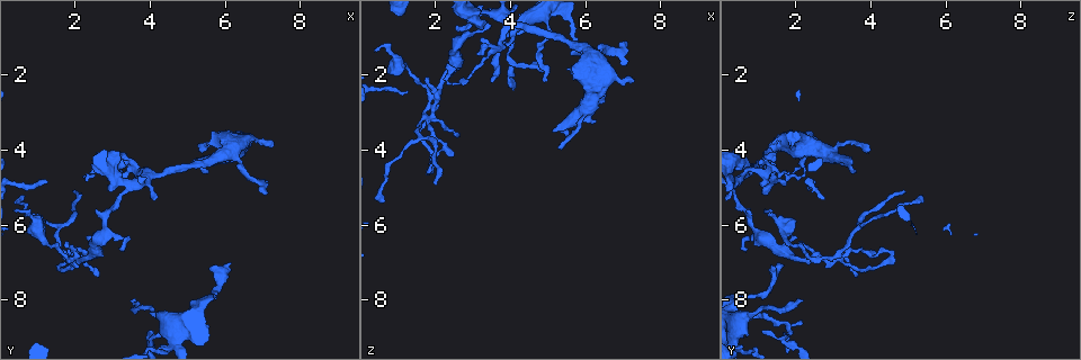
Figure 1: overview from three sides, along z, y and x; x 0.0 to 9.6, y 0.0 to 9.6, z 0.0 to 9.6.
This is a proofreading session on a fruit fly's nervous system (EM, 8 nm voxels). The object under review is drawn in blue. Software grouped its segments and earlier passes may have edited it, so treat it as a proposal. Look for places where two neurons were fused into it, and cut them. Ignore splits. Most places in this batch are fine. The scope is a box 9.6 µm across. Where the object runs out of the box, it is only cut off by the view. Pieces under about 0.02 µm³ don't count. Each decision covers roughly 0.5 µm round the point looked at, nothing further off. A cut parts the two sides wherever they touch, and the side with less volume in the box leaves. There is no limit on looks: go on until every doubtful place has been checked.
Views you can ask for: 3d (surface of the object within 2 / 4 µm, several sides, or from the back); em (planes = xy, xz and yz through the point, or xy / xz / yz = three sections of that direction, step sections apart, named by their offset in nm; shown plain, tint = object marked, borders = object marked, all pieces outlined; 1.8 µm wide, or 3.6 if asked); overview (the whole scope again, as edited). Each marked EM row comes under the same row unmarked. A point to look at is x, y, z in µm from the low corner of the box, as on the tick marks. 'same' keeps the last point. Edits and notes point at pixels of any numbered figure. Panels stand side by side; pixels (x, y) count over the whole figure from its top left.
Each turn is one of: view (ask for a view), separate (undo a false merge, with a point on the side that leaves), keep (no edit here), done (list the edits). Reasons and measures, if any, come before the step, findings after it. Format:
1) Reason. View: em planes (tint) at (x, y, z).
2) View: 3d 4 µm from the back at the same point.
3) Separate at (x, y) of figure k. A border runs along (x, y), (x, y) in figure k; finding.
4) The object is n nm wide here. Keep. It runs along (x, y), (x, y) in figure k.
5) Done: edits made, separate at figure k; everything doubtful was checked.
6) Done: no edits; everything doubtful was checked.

Sharp bend. View: em xz step 4 (tint) at (4.90, 8.75, 1.85).

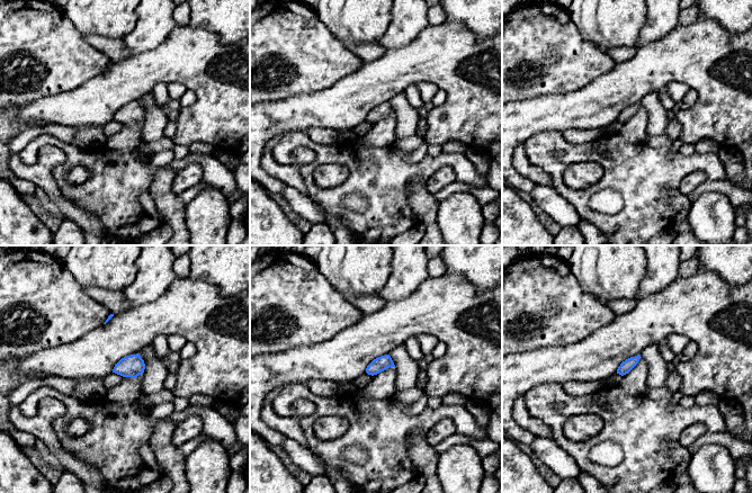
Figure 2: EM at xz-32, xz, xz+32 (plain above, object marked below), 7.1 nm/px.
View: em planes (borders) at the same point.

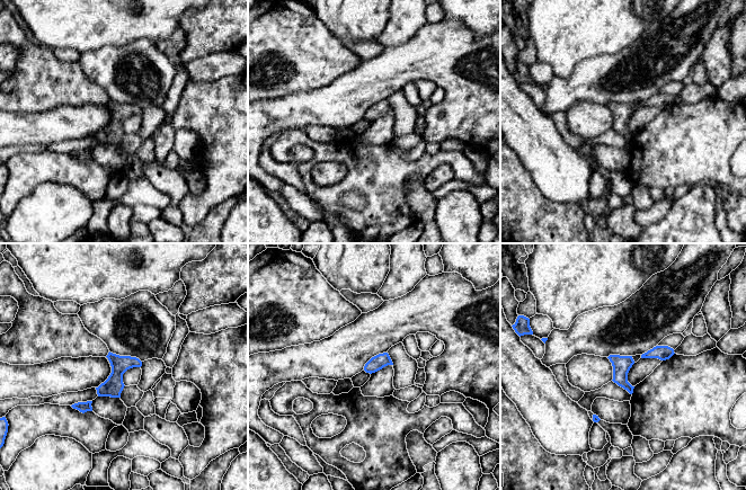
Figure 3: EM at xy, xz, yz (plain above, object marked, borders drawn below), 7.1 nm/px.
Keep. All the same neuron.

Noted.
Two arms at a narrow angle. View: 3d 4 µm from the back at (1.95, 6.90, 2.55).

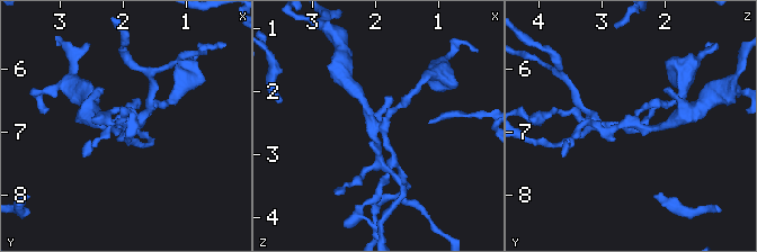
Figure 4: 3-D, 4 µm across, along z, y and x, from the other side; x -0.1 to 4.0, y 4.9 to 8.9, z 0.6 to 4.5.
4 arms meet here. View: em planes (tint) at (2.00, 6.85, 2.60).

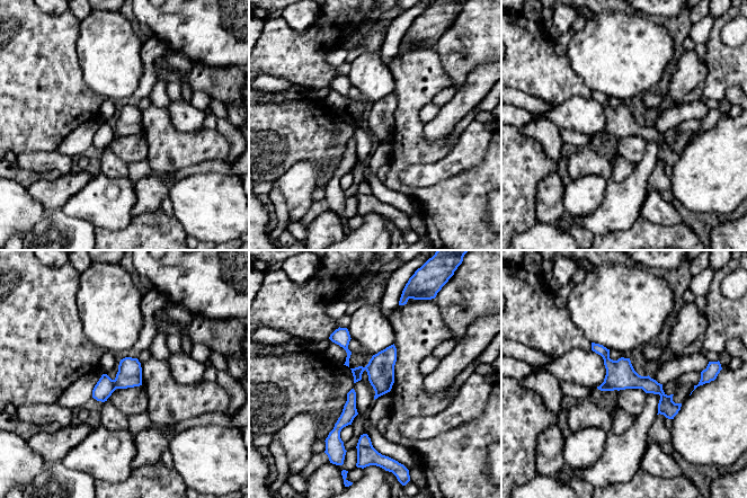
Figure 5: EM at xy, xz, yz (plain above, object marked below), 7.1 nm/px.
Keep. It runs along (594, 346), (625, 378), (654, 387), (670, 416) in figure 5; all the same neuron.

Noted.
Sharp bend. View: 3d 4 µm at (4.00, 4.70, 0.70).

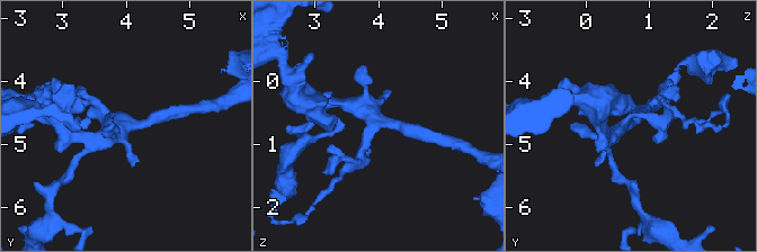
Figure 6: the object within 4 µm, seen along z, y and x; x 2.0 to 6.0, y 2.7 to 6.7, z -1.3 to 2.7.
View: em planes (tint) at (4.05, 4.70, 0.65).

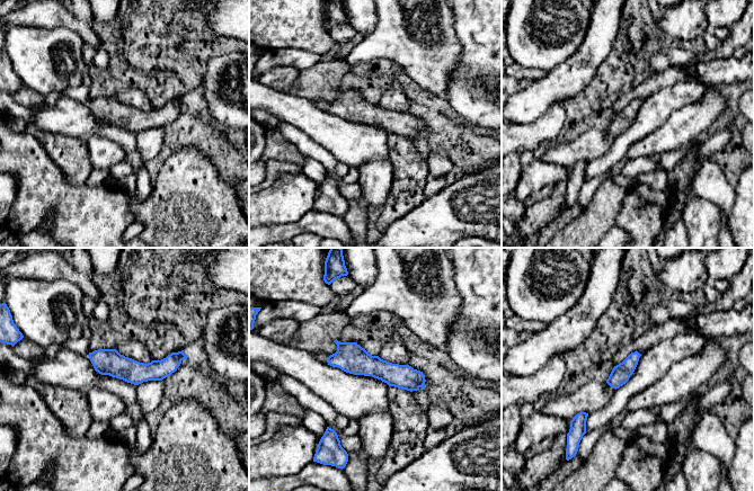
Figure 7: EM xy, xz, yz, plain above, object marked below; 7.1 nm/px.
The object is 140 nm wide here. Keep. It runs along (329, 359), (355, 359), (422, 384) in figure 7; one neuron here.

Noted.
Abrupt turn. View: 3d 2 µm at (4.05, 9.05, 1.65).

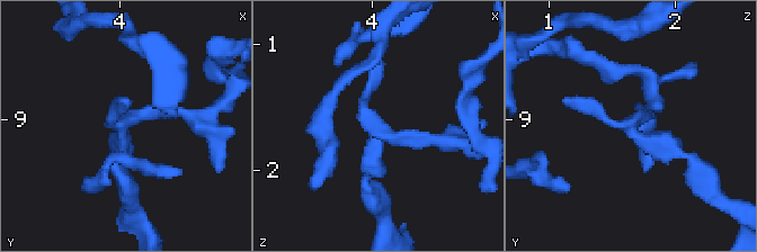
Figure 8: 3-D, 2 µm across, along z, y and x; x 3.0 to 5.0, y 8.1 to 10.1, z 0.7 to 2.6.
View: em yz step 16 (tint) at (4.06, 9.06, 1.70).

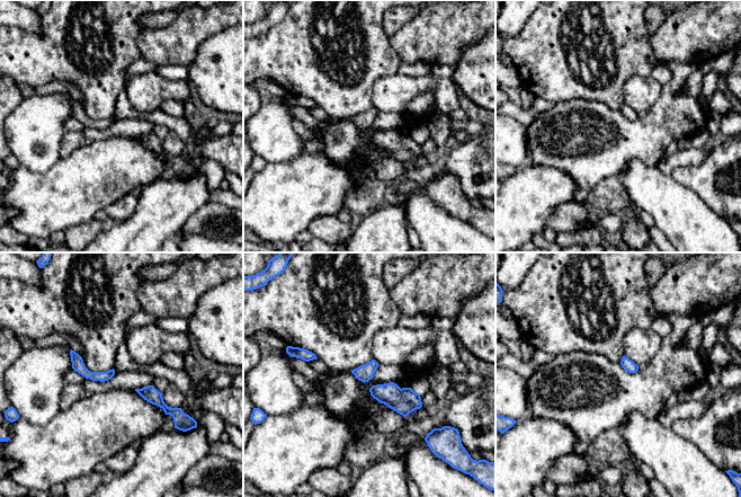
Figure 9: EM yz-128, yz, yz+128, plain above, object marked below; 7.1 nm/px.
View: em planes (borders) at the same point.

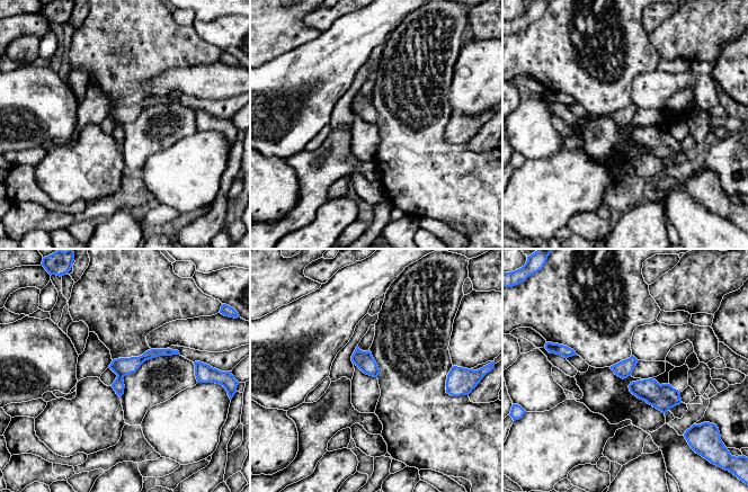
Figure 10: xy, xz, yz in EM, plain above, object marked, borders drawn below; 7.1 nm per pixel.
Keep. One neuron here.

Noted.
Done: no edits; everything doubtful was checked.

